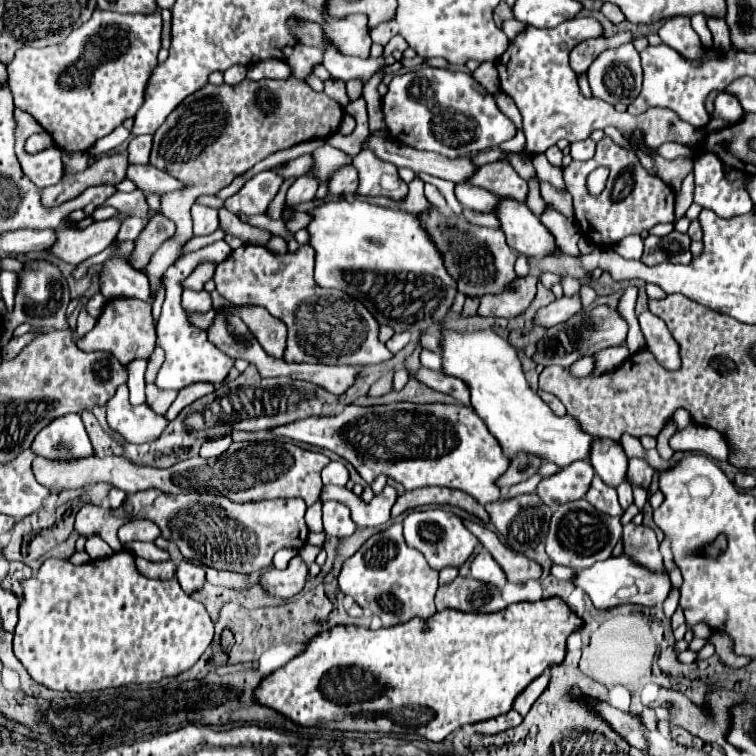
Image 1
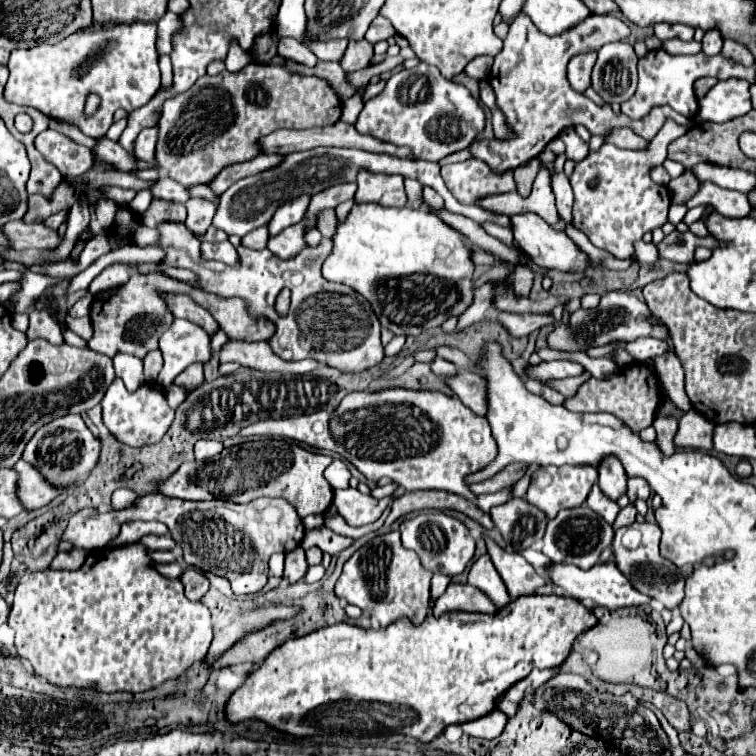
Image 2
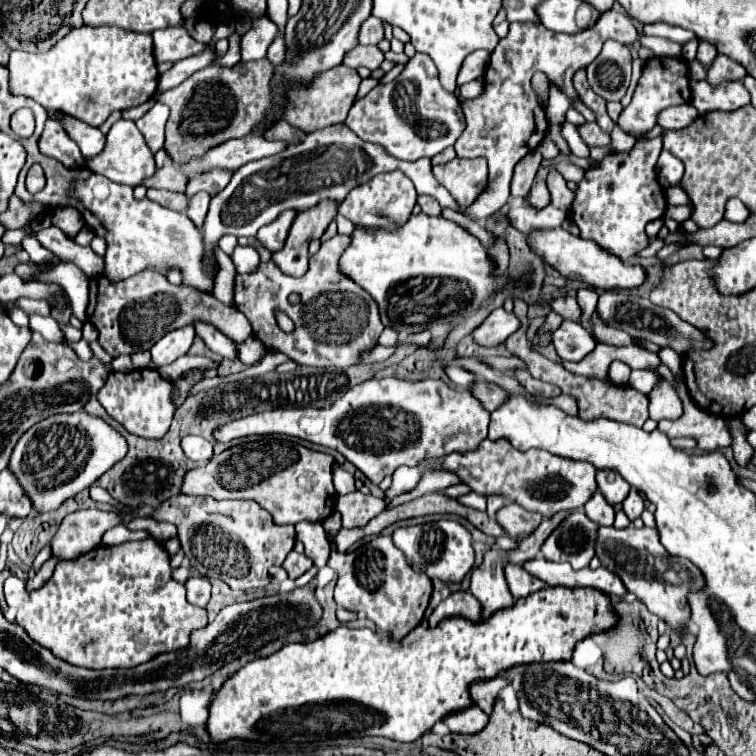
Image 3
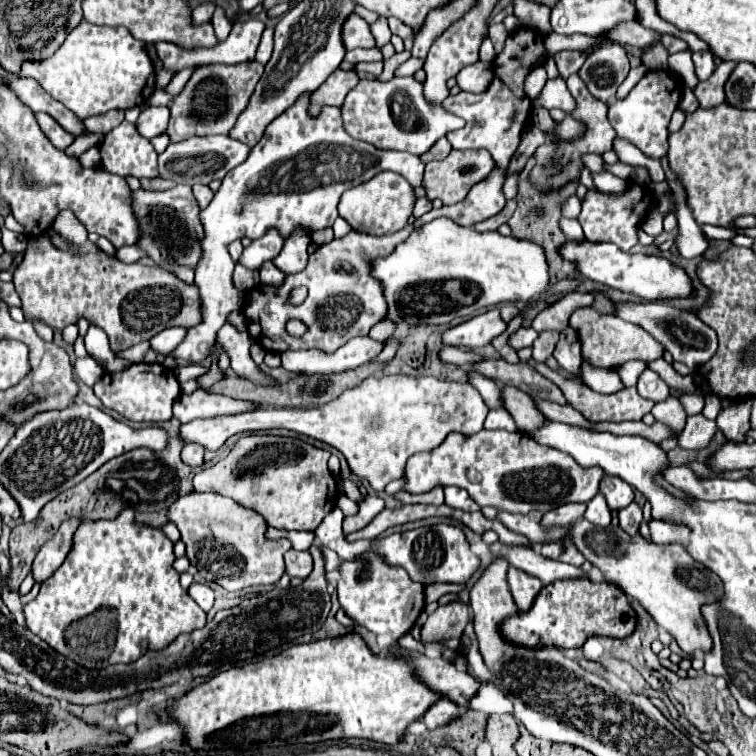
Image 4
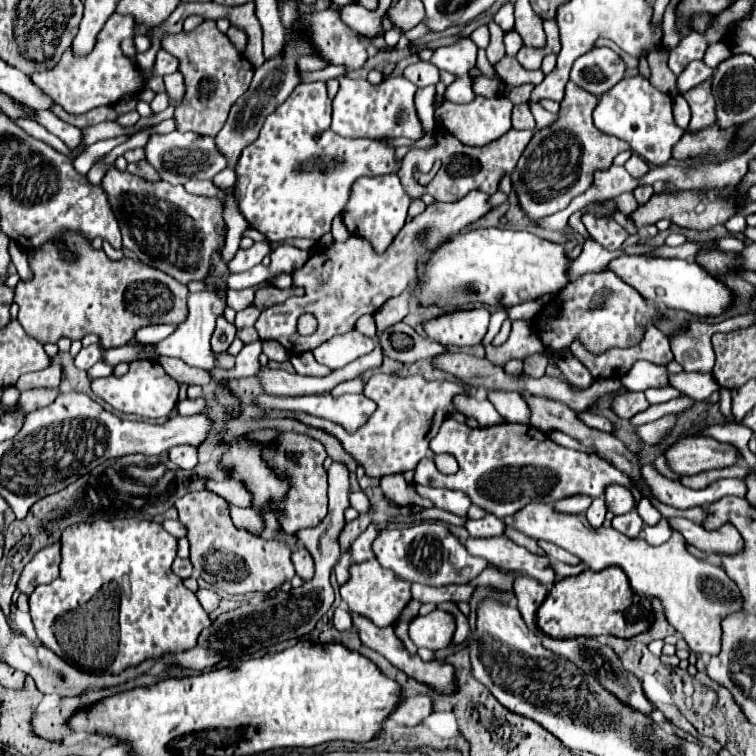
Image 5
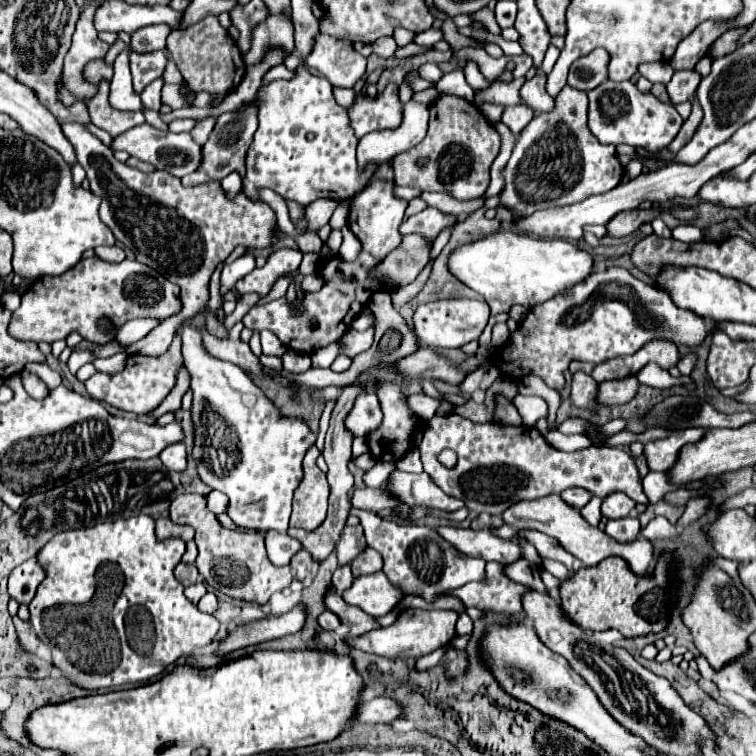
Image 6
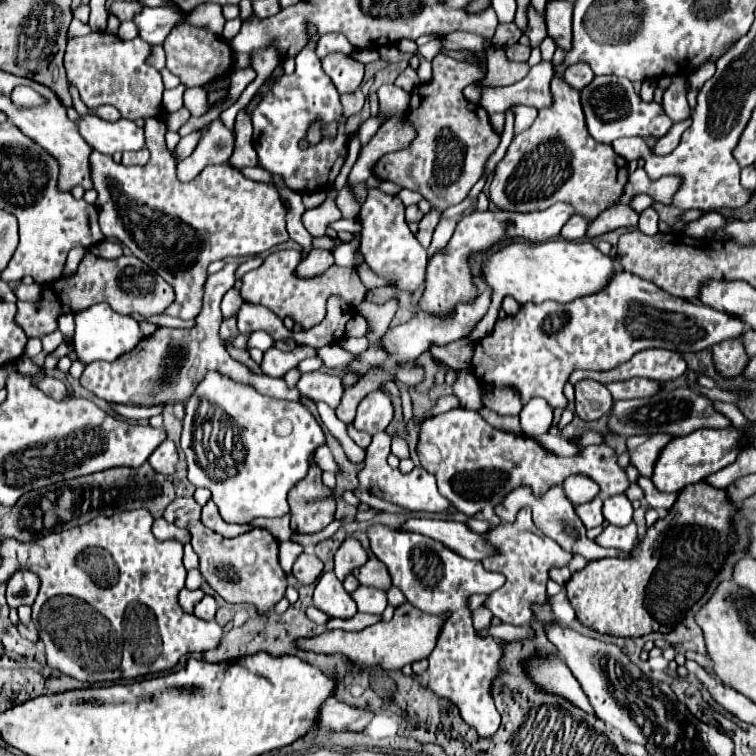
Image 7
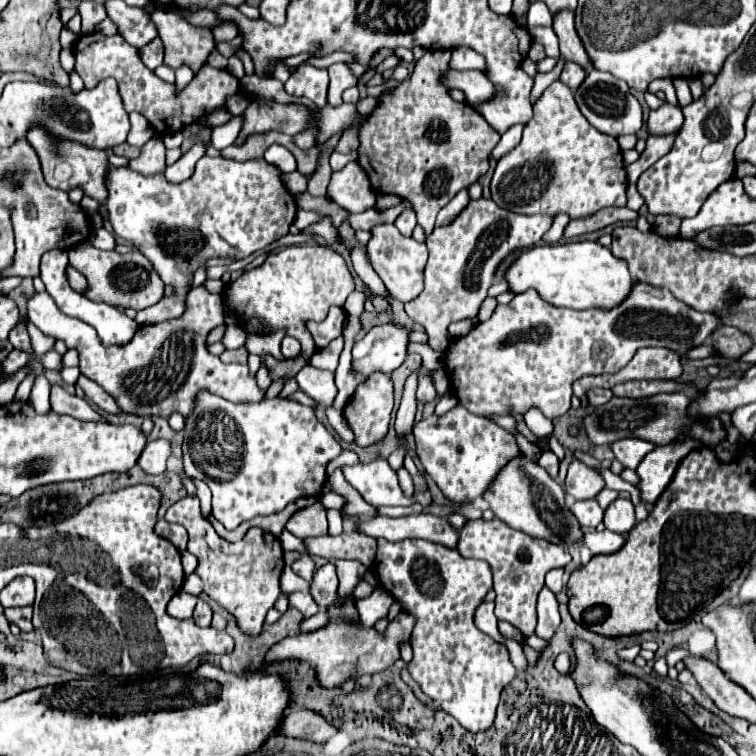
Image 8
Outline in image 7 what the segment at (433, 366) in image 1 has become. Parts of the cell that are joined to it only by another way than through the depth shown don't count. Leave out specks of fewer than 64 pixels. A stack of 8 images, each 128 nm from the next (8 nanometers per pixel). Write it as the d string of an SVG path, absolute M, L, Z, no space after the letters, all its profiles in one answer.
M532 398L532 402L528 402L522 408L520 422L522 422L522 430L526 436L544 434L552 426L552 410L544 402L544 398Z

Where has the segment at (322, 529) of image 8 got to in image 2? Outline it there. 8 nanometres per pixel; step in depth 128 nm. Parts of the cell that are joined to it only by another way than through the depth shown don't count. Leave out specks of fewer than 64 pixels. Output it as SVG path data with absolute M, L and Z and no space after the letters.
M260 438L250 440L232 448L224 448L220 454L204 462L186 462L182 464L168 482L160 484L160 492L166 496L182 500L232 500L232 502L250 502L262 496L284 498L288 500L300 518L308 514L324 516L332 506L334 490L324 478L326 466L332 462L330 456L308 452L298 444L278 440L278 438Z

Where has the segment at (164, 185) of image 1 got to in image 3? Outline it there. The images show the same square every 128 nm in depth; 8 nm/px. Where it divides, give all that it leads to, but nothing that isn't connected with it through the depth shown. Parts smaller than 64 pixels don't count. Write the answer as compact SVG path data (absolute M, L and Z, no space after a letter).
M56 112L56 118L58 122L64 126L66 134L78 144L80 152L86 156L86 158L92 158L96 156L102 148L104 148L104 134L94 128L94 126L86 126L86 122L70 116L70 114L64 114L64 112Z

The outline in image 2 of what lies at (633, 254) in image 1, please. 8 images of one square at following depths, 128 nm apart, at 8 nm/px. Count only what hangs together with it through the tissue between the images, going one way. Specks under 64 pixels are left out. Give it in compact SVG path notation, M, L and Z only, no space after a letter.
M638 242L636 244L636 258L640 260L640 262L644 262L644 264L654 264L660 256L658 254L652 254L652 244L646 244L646 242Z

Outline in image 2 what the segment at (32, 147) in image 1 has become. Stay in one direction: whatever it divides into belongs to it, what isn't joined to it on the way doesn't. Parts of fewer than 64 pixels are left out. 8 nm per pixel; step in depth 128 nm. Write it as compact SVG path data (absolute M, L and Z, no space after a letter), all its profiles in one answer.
M50 128L38 134L34 144L46 162L54 164L64 178L78 178L92 168L94 156L90 148L72 142L68 136L58 134Z

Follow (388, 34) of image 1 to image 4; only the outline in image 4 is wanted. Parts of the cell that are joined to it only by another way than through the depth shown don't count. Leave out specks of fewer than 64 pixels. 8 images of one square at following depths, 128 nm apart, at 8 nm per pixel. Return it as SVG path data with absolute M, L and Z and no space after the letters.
M350 14L342 24L342 44L346 50L374 46L374 38L368 30L368 22L362 20L358 14Z

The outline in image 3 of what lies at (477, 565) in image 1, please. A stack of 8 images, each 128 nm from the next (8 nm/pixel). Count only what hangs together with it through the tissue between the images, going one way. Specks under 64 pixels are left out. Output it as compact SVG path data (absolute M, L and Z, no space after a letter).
M560 512L560 514L554 514L552 518L546 518L542 520L542 524L532 532L528 534L526 538L518 540L516 542L516 548L514 550L498 550L498 548L492 548L484 554L484 562L472 570L472 582L470 582L470 592L472 596L482 604L482 616L480 620L486 620L490 618L494 612L502 610L502 608L508 608L514 604L514 598L508 590L508 584L506 584L506 578L504 578L504 566L506 564L522 564L524 560L530 560L530 558L536 558L540 554L540 546L544 544L544 540L556 530L556 526L560 526L560 522L568 516L568 512Z

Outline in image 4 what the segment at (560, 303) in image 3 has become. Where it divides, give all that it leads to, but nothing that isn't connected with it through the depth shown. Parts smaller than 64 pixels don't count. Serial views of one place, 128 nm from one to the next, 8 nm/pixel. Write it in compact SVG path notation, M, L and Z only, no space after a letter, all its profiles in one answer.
M578 308L570 316L570 326L578 332L578 338L582 344L582 356L592 368L616 370L628 360L652 362L652 360L658 360L664 356L664 346L652 334L648 334L638 324L624 322L618 316L604 316L604 314L596 314L596 310Z

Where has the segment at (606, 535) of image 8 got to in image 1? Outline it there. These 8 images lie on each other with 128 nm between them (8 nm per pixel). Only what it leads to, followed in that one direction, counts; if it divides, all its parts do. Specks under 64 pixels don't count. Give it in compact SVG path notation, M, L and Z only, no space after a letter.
M632 458L628 462L628 482L648 490L650 482L652 482L652 476L654 476L654 468L648 466L644 460L640 458Z

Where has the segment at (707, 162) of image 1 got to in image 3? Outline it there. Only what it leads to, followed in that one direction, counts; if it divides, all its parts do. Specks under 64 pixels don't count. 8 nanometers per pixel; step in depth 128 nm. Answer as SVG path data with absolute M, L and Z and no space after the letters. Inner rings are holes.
M668 186L665 190L667 204L688 204L686 196L678 186ZM736 198L728 200L724 218L726 218L726 220L730 220L730 222L736 222L736 224L746 222L746 218L748 218L748 216L746 216L746 206L744 206L740 200L736 200Z

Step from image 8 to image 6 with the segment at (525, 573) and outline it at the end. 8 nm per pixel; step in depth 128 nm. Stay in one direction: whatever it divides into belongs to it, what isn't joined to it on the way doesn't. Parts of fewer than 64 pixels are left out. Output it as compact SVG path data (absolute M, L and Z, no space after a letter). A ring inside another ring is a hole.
M518 530L516 542L518 542L520 538L528 540L530 544L534 544L542 560L558 560L558 562L562 562L564 566L572 568L574 556L572 556L570 552L566 552L566 550L560 546L558 540L554 540L554 538L546 536L546 534L540 534L538 530ZM488 562L486 564L486 578L488 582L462 586L456 592L450 592L458 596L466 606L474 606L480 610L516 616L522 614L522 596L530 592L528 586L518 584L510 580L504 574L504 564L500 562Z

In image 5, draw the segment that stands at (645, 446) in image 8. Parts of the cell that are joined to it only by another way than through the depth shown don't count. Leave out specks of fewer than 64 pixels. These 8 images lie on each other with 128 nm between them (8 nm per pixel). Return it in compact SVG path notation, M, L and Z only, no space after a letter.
M688 436L688 438L682 438L676 444L668 446L664 456L666 456L670 470L674 470L676 474L698 474L702 470L724 468L724 466L736 464L736 460L740 458L740 452L732 444L722 444L722 442L708 438L708 436Z

